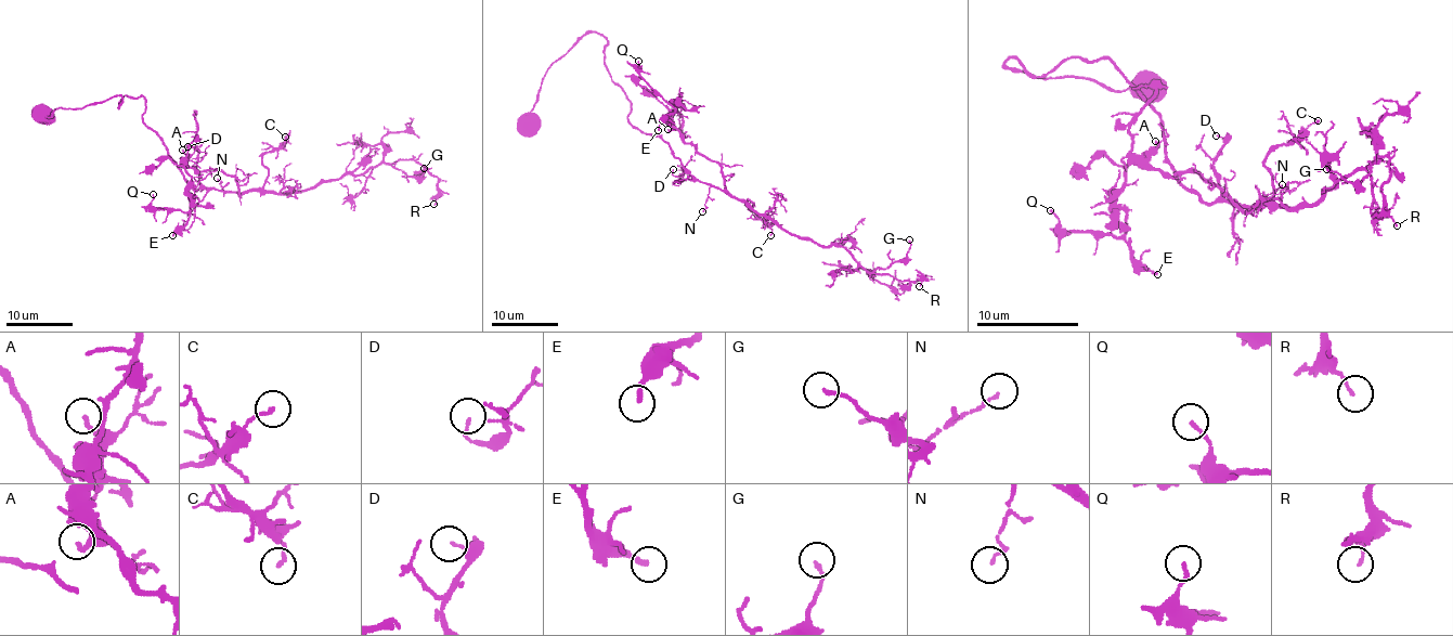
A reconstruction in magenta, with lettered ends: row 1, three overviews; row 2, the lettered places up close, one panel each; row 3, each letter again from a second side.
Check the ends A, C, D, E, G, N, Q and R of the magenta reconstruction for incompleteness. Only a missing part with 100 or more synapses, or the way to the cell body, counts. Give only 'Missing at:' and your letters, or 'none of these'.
Missing at: none of these

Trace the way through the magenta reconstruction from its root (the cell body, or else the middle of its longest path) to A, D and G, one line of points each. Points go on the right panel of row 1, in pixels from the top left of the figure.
A: (1152, 85), (1004, 64), (1108, 60), (1176, 177), (1249, 210), (1155, 169), (1155, 141)
D: (1152, 85), (1004, 64), (1045, 77), (1108, 60), (1206, 203), (1221, 195), (1216, 135)
G: (1152, 85), (1004, 64), (1045, 77), (1108, 60), (1206, 203), (1302, 207), (1374, 161), (1359, 182), (1326, 169)

